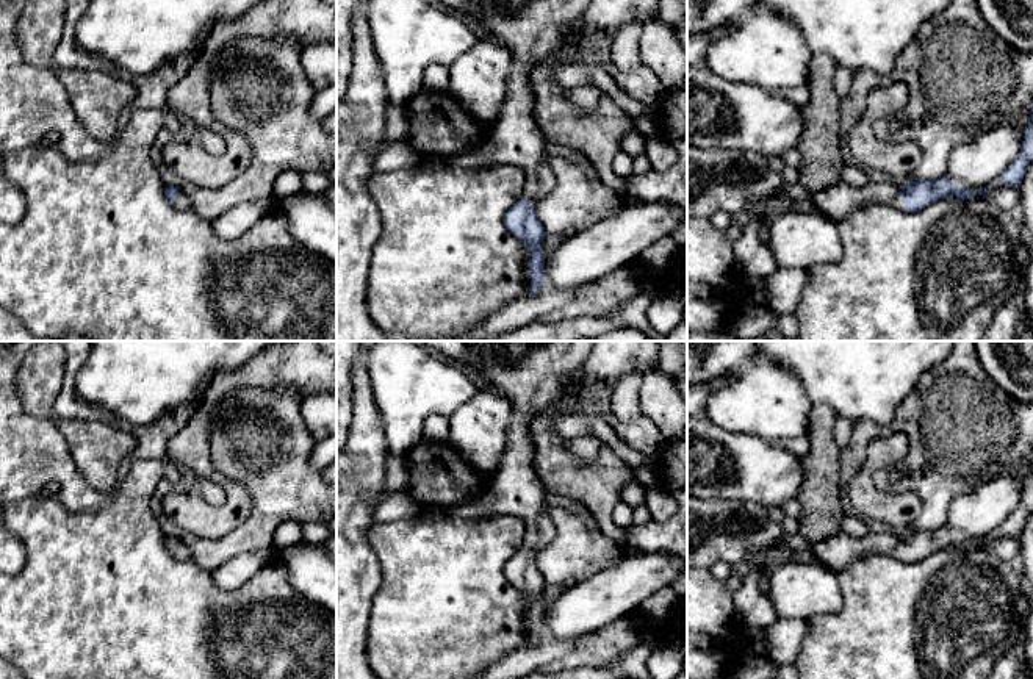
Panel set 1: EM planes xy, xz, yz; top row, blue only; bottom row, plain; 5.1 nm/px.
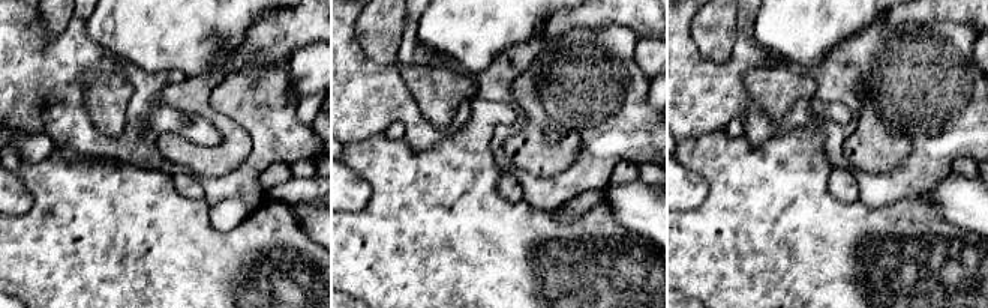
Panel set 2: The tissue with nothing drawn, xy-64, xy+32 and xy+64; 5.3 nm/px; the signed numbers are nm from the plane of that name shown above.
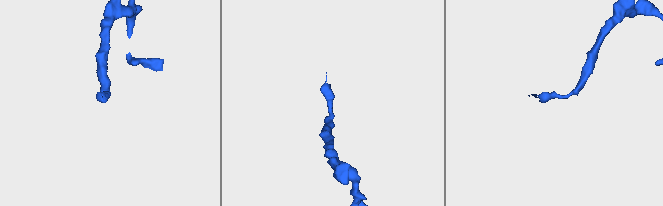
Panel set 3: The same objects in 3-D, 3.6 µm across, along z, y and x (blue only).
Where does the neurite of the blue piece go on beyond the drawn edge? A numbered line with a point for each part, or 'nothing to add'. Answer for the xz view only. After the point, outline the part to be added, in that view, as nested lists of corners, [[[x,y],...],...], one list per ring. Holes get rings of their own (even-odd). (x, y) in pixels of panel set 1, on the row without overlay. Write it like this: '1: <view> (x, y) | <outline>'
1: xz (537, 377) | [[[466,341],[474,357],[468,366],[484,377],[495,393],[512,404],[512,419],[507,430],[507,447],[488,491],[474,501],[463,501],[446,508],[449,516],[481,519],[498,515],[518,516],[526,524],[523,549],[537,555],[554,540],[546,491],[534,472],[537,454],[531,438],[531,424],[537,416],[574,410],[584,404],[584,363],[588,360],[595,341]]]

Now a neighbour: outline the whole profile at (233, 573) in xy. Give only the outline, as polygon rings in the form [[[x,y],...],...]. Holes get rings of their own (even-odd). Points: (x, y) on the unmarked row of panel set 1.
[[[274,549],[239,554],[211,571],[214,584],[222,590],[239,588],[258,569],[274,560]]]

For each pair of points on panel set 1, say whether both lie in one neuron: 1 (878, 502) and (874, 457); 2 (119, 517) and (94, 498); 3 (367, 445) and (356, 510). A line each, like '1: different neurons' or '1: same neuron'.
1: same neuron
2: different neurons
3: same neuron

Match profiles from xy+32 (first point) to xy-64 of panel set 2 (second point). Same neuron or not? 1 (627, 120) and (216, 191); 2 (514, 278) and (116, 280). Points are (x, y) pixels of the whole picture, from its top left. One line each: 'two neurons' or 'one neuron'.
1: one neuron
2: one neuron

